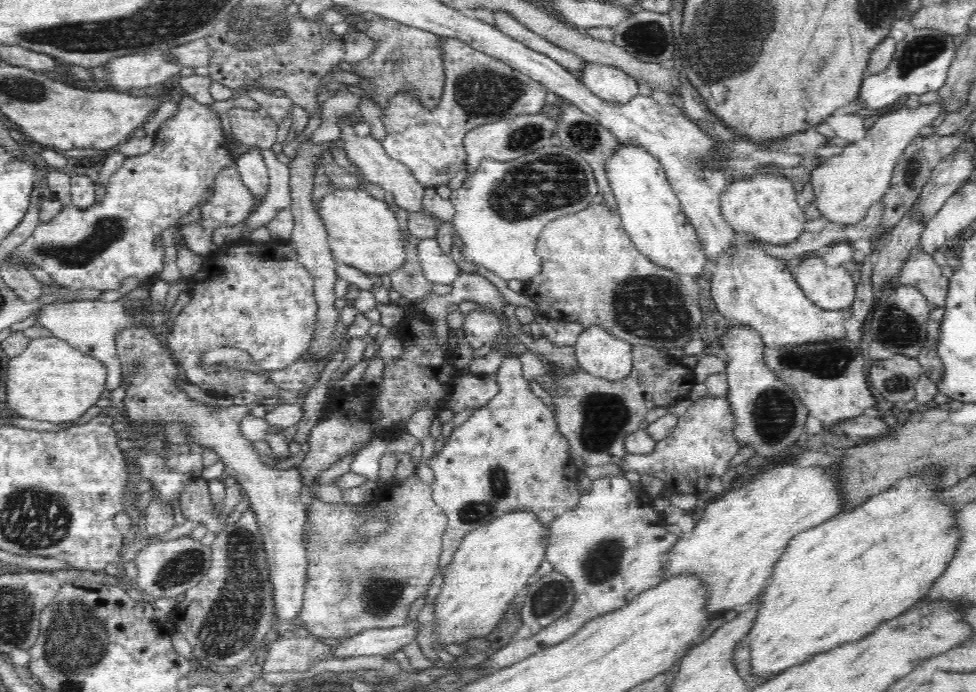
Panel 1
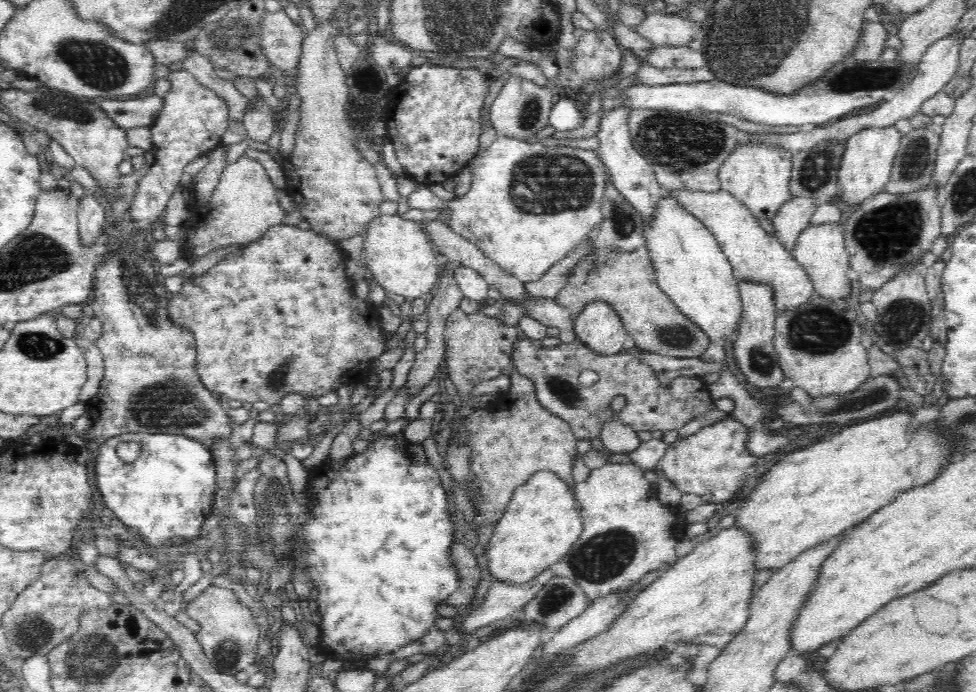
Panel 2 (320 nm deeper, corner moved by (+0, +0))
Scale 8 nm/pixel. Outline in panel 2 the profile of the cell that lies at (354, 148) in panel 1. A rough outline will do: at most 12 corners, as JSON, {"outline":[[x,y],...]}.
{"outline":[[284,10],[262,20],[263,53],[289,77],[297,71],[301,24]]}

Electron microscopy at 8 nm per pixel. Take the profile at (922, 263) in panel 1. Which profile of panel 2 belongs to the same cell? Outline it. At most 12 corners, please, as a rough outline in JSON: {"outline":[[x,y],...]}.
{"outline":[[934,182],[847,218],[849,268],[874,291],[942,234]]}

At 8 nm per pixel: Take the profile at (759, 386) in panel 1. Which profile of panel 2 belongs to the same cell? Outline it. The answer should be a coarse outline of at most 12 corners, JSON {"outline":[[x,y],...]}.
{"outline":[[740,282],[734,356],[748,383],[770,394],[785,376],[773,343],[767,286]]}

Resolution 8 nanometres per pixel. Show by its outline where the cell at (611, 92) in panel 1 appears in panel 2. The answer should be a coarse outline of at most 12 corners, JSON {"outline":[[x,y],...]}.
{"outline":[[604,112],[598,155],[639,211],[657,283],[711,340],[731,339],[739,284],[712,231],[664,195]]}

